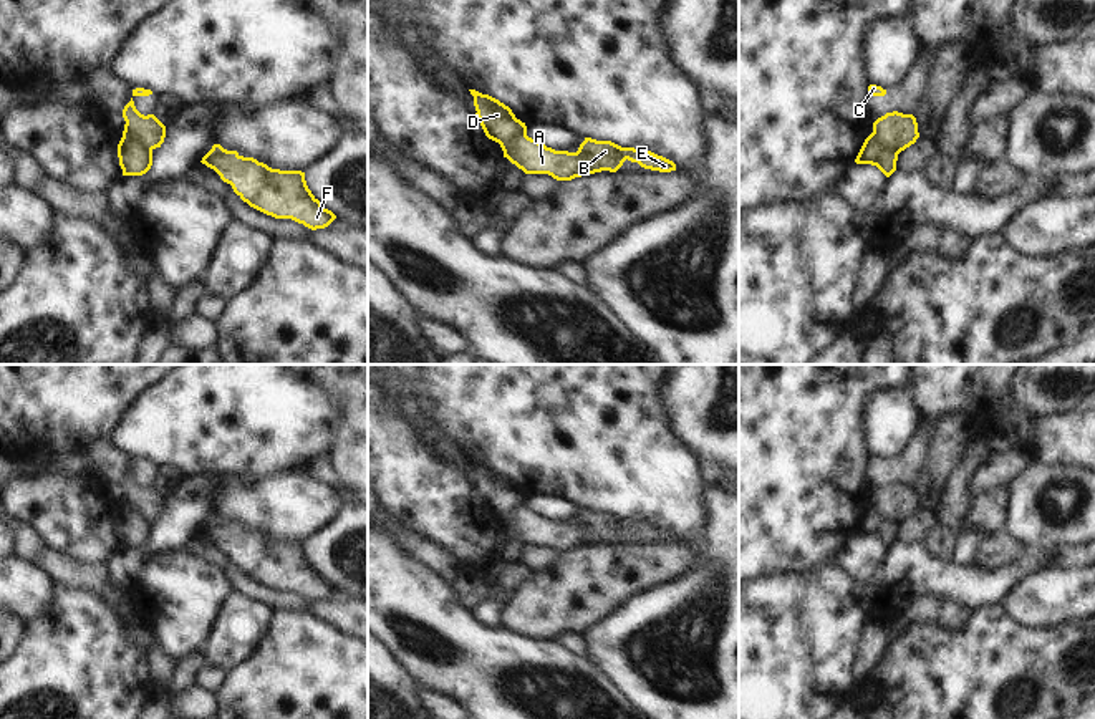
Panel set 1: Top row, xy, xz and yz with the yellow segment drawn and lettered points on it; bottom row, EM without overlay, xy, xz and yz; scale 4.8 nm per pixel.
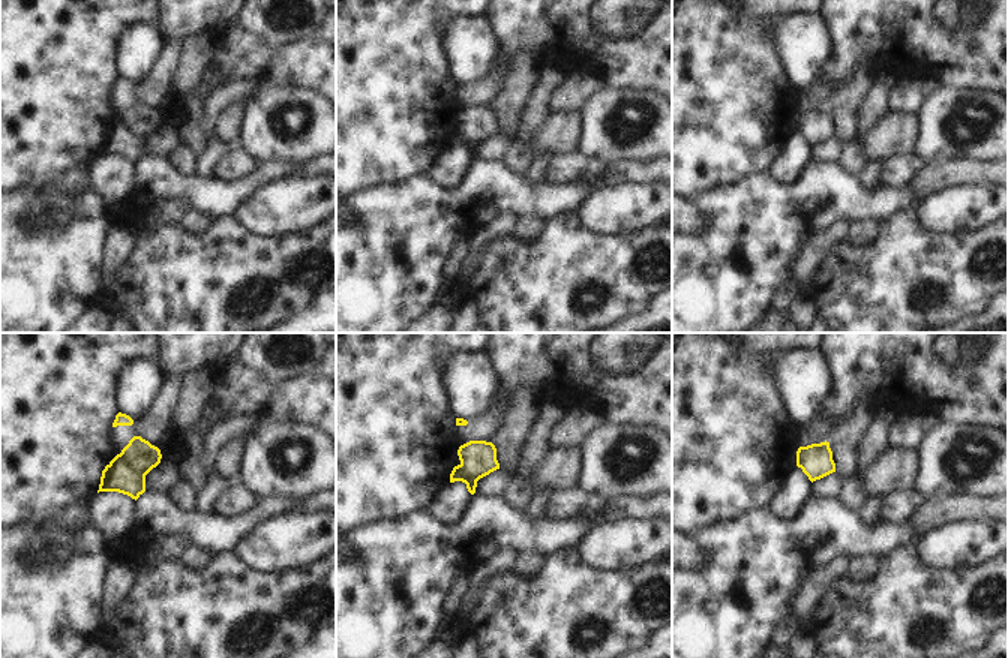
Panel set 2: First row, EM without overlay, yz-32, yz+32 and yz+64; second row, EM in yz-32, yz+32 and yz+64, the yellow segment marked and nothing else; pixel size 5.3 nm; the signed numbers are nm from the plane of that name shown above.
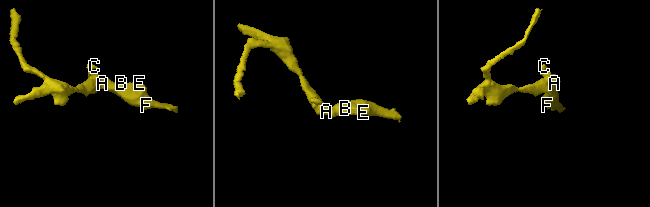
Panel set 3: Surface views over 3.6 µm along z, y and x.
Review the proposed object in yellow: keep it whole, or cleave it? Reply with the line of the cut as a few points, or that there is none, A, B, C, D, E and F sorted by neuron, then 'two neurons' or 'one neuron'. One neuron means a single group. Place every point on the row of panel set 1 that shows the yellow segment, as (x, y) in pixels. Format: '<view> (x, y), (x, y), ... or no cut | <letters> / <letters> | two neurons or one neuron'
xy (123, 133), (151, 149) | A B C E F / D | two neurons

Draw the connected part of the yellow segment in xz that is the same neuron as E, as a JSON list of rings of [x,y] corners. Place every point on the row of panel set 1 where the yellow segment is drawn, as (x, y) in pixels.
[[[525,134],[500,144],[504,157],[525,174],[548,174],[557,181],[572,181],[601,171],[616,172],[628,159],[644,169],[671,172],[676,164],[651,151],[621,147],[611,141],[585,138],[576,152],[555,151]]]

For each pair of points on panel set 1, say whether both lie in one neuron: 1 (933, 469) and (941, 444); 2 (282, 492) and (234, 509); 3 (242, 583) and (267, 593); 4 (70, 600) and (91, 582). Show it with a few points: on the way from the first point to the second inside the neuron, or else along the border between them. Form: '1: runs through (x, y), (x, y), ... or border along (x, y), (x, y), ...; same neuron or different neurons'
1: runs through (940, 463), (941, 451); same neuron
2: runs through (270, 504), (246, 506); same neuron
3: runs through (249, 587), (260, 592); same neuron
4: border along (58, 583), (96, 592), (116, 608); different neurons

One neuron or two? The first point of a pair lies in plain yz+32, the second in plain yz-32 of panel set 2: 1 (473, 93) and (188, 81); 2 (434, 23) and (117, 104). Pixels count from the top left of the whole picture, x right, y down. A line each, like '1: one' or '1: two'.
1: two
2: two

